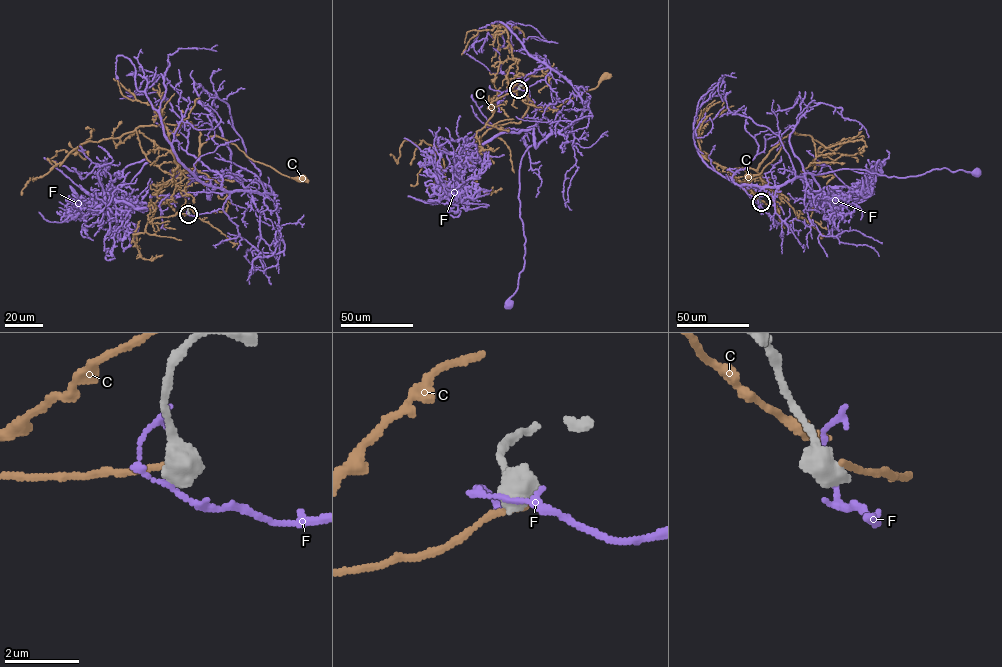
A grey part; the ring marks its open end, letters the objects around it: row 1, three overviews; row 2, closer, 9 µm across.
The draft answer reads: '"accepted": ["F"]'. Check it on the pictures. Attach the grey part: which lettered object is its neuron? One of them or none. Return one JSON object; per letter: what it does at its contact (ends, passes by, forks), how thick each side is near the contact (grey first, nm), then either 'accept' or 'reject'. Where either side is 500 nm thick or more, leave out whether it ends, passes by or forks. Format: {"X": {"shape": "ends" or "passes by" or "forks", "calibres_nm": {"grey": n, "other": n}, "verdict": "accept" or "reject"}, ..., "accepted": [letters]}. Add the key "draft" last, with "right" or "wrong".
{"C": {"calibres_nm": {"grey": 800, "other": 170}, "verdict": "reject"}, "F": {"calibres_nm": {"grey": 750, "other": 120}, "verdict": "reject"}, "accepted": [], "draft": "wrong"}

